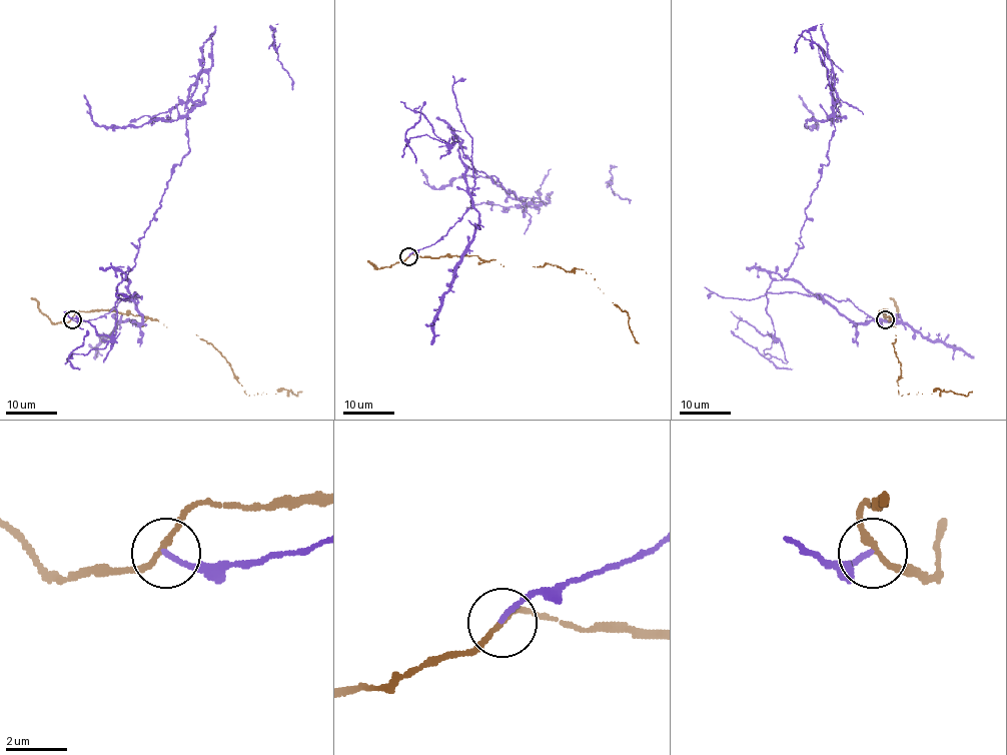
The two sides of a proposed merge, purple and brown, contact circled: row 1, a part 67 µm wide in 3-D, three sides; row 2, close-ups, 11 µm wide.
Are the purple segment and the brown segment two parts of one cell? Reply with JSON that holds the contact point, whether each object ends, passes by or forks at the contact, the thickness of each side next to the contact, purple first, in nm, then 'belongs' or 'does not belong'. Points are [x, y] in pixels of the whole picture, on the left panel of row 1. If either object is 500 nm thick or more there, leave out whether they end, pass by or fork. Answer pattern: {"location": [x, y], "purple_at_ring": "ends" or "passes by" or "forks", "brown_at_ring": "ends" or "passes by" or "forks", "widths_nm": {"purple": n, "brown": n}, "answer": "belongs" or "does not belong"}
{"location": [72, 319], "purple_at_ring": "ends", "brown_at_ring": "passes by", "widths_nm": {"purple": 140, "brown": 170}, "answer": "does not belong"}

